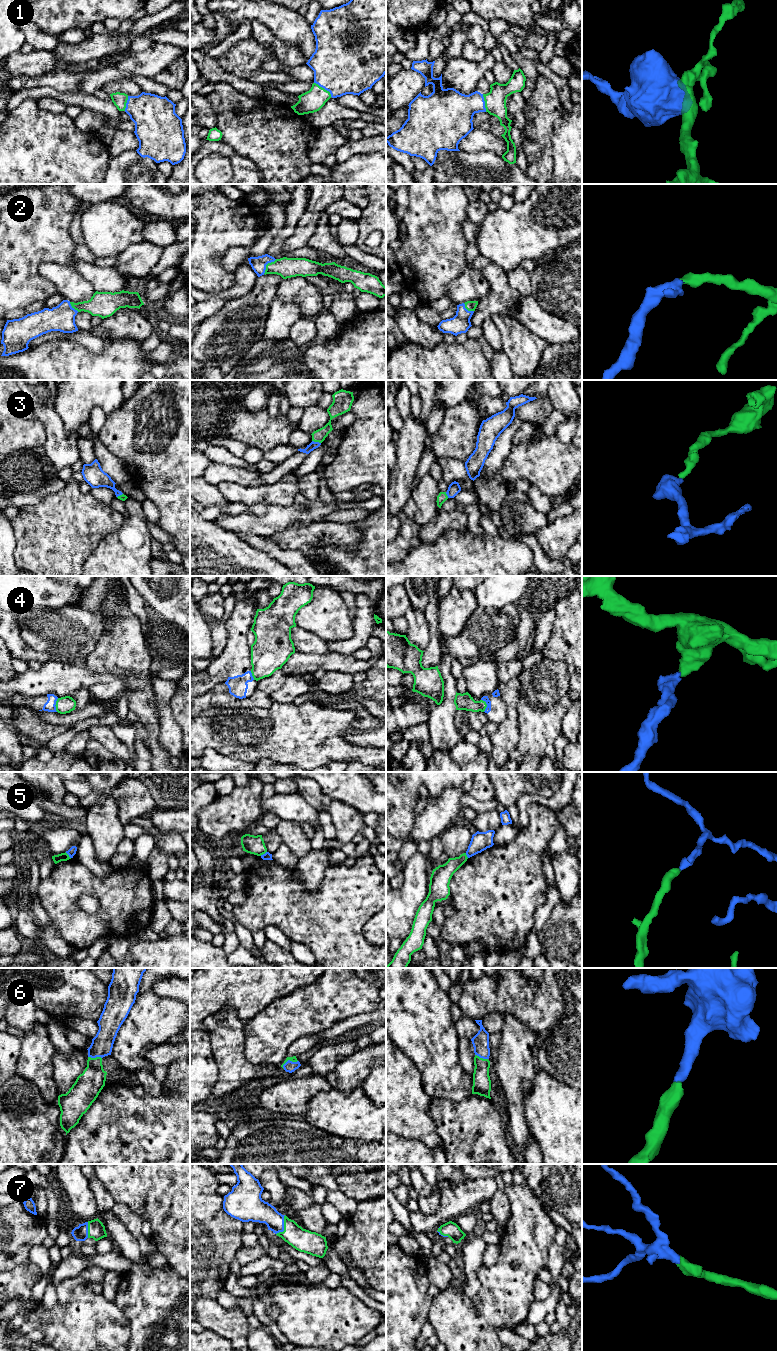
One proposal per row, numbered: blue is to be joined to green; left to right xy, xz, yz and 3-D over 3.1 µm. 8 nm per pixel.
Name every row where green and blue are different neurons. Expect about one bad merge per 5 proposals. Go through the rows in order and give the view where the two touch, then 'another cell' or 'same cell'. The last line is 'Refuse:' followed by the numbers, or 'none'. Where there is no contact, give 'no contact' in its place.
1: meets green in xz; same cell
2: meets green in xz; same cell
3: meets green in xz; same cell
4: meets green in yz; another cell
5: meets green in xy; another cell
6: meets green in xz; same cell
7: meets green in xz; same cell
Refuse: 4, 5

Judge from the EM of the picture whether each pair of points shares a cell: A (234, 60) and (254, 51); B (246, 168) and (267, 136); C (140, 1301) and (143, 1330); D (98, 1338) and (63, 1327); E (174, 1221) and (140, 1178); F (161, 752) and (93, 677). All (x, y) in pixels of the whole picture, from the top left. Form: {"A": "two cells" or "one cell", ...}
{"A": "one cell", "B": "two cells", "C": "one cell", "D": "one cell", "E": "one cell", "F": "two cells"}

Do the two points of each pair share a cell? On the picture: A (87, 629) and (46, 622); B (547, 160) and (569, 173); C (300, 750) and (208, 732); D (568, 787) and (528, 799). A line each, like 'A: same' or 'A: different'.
A: same
B: different
C: same
D: same

